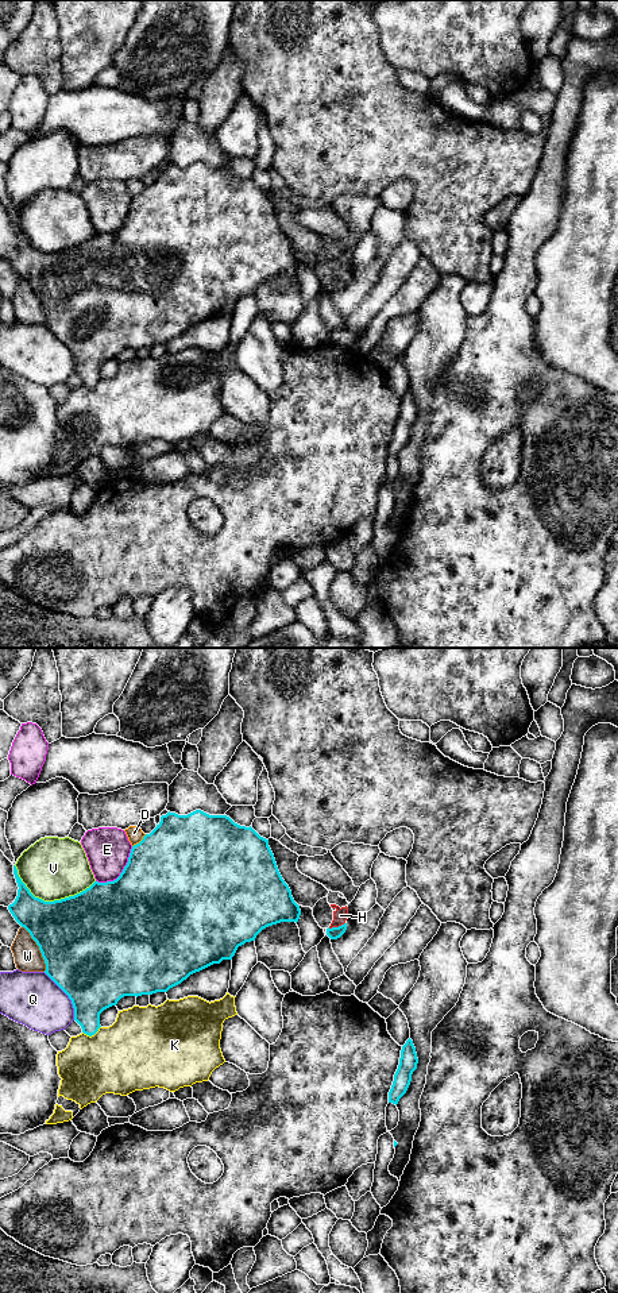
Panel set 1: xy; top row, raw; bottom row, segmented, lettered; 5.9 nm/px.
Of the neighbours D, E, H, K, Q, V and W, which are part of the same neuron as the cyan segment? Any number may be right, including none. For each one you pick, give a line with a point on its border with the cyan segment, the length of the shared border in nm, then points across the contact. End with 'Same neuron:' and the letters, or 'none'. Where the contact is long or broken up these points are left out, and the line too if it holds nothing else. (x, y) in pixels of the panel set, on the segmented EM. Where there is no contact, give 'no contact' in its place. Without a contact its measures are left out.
Same neuron: none

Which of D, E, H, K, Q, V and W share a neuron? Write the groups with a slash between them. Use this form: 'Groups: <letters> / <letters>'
Groups: D / E / H / K / Q / V / W

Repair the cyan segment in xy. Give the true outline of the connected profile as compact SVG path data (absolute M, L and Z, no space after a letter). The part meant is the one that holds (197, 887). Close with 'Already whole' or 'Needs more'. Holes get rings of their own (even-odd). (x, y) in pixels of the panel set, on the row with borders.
M196 810L188 815L167 813L161 817L157 827L134 845L120 876L113 881L94 881L85 891L61 900L45 902L35 898L18 875L13 865L13 875L18 883L18 896L8 906L15 920L24 927L31 938L39 946L46 964L45 973L69 996L74 1008L74 1020L81 1026L82 1033L92 1037L100 1026L100 1014L116 1006L124 996L152 995L157 992L167 992L170 988L181 984L190 974L200 972L213 964L220 964L223 960L232 960L239 946L246 942L255 941L256 935L266 927L281 922L298 922L301 910L294 902L289 885L282 879L274 854L269 846L269 840L260 837L251 826L240 826L227 815L209 815L201 810Z. Already whole

